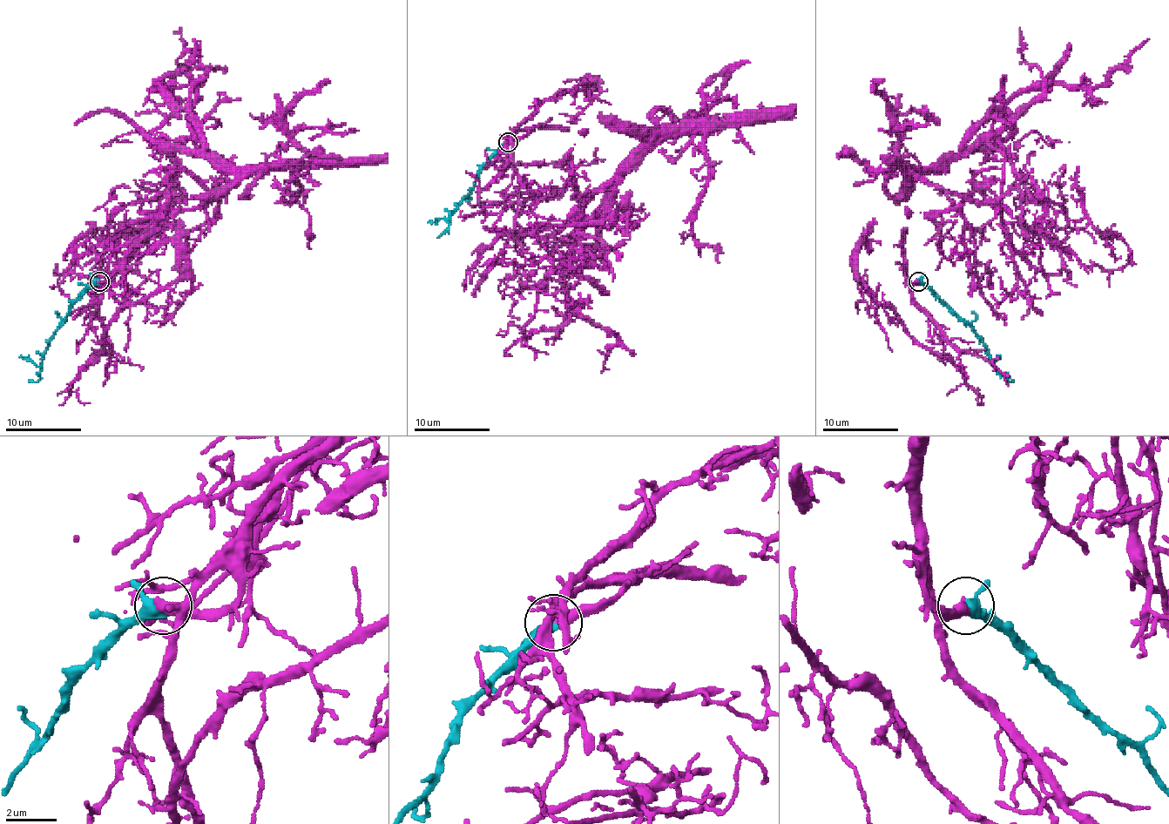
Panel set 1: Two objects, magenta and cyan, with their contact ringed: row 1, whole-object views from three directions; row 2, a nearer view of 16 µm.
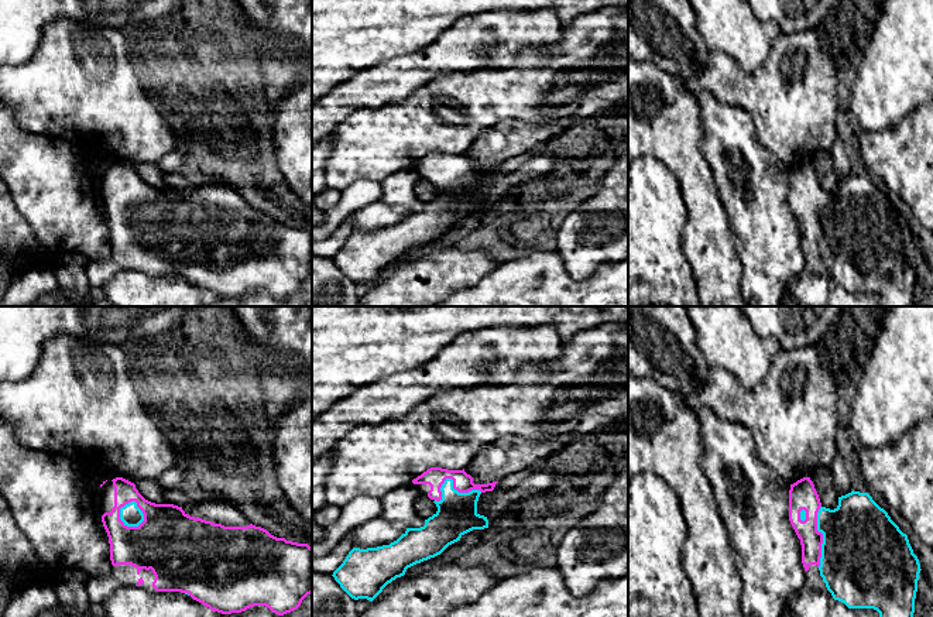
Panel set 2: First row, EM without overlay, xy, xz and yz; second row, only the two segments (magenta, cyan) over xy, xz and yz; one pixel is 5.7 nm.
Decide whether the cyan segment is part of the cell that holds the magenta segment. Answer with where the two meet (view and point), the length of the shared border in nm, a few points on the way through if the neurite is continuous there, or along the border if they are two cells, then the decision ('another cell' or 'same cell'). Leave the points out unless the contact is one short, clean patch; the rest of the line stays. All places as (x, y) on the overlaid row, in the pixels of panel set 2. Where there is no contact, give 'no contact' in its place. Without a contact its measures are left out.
meets magenta in xz at (453, 482); contact 280 nm long; same cell

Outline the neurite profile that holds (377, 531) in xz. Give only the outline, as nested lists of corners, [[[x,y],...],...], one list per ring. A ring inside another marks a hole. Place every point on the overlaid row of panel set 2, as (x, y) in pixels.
[[[378,515],[353,528],[353,548],[367,549],[390,545],[405,534],[405,531],[407,528]]]

